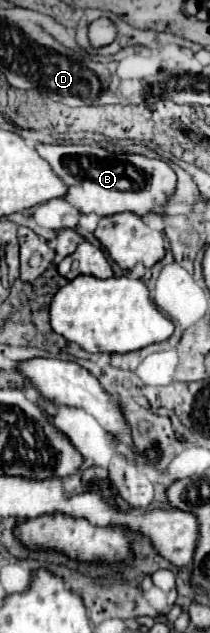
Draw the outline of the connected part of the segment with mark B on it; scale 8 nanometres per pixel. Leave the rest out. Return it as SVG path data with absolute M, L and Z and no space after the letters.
M37 145L37 153L51 165L53 173L69 187L63 199L79 213L115 215L131 211L135 215L155 213L173 195L177 177L169 163L143 155L115 155L95 145Z

